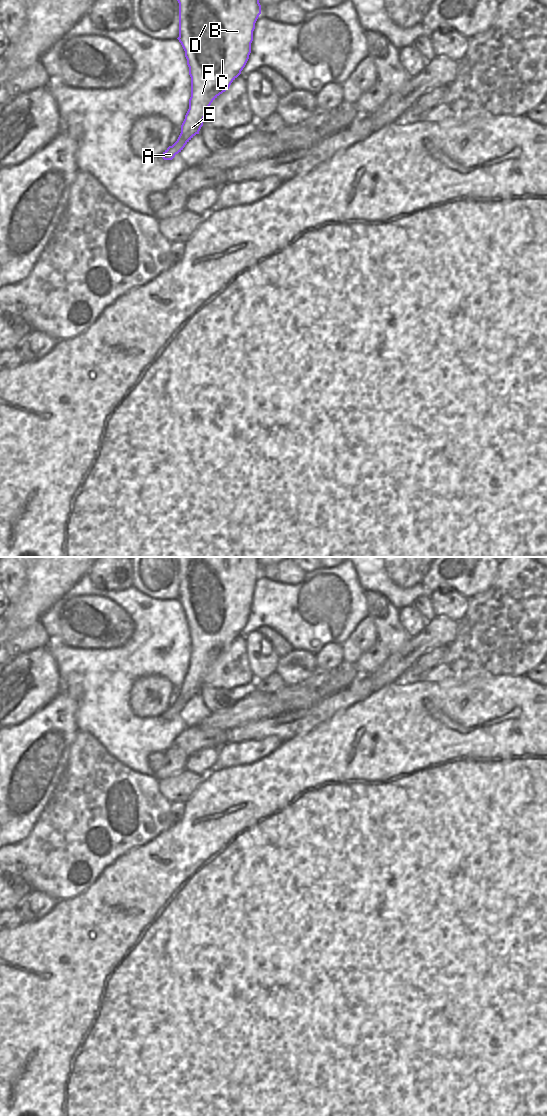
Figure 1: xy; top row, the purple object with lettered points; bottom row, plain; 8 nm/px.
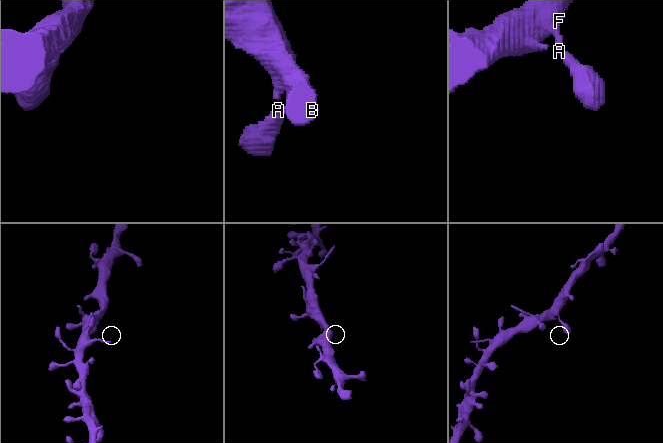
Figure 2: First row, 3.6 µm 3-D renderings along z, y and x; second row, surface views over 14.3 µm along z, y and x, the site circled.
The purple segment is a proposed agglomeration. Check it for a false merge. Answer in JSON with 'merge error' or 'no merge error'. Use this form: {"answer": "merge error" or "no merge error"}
{"answer": "no merge error"}

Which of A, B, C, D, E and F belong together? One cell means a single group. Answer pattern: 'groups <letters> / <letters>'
groups A B C D E F

